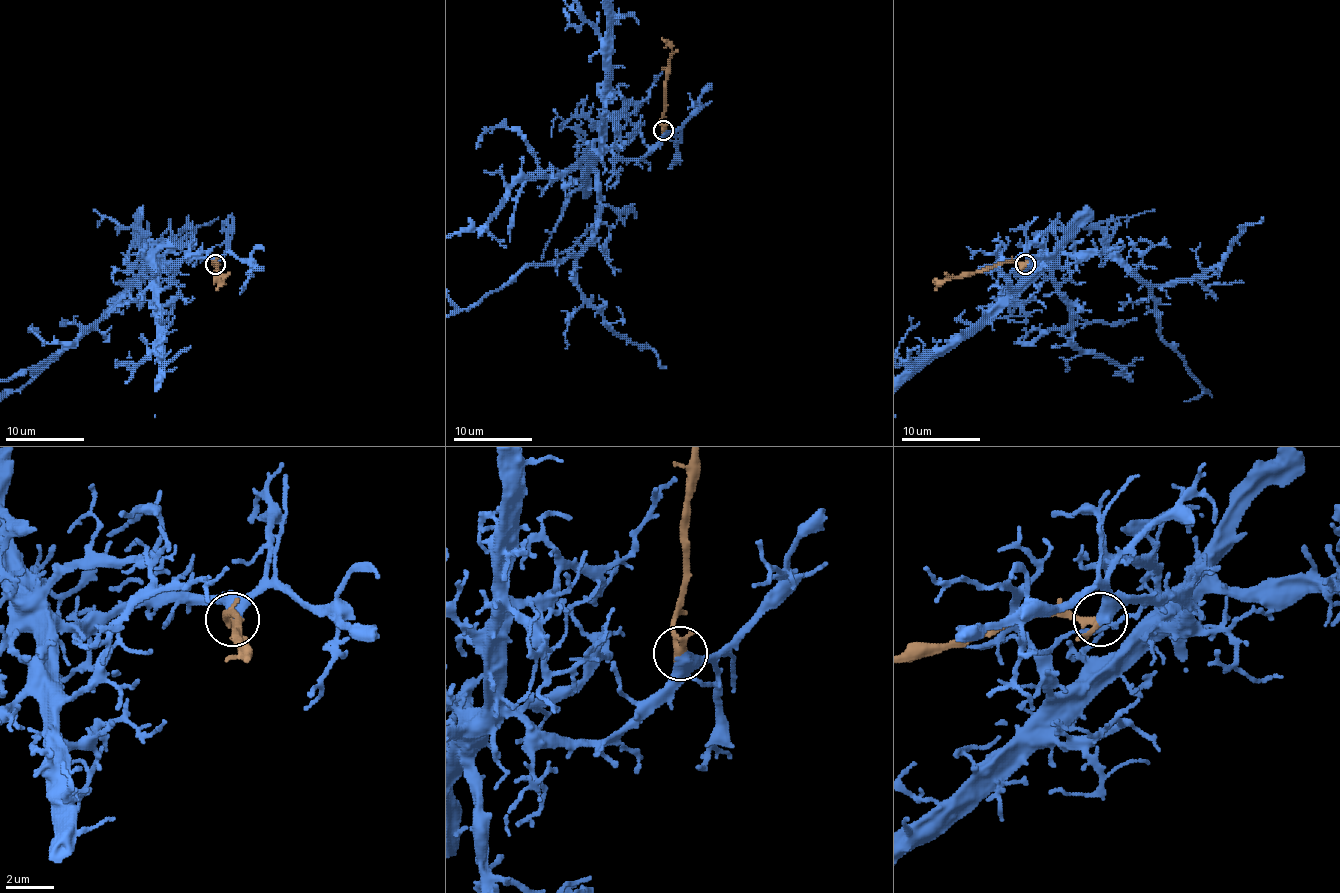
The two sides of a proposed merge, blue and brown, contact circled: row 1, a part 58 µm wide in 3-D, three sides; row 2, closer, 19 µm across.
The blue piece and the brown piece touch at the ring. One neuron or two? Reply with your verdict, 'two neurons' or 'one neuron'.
one neuron

